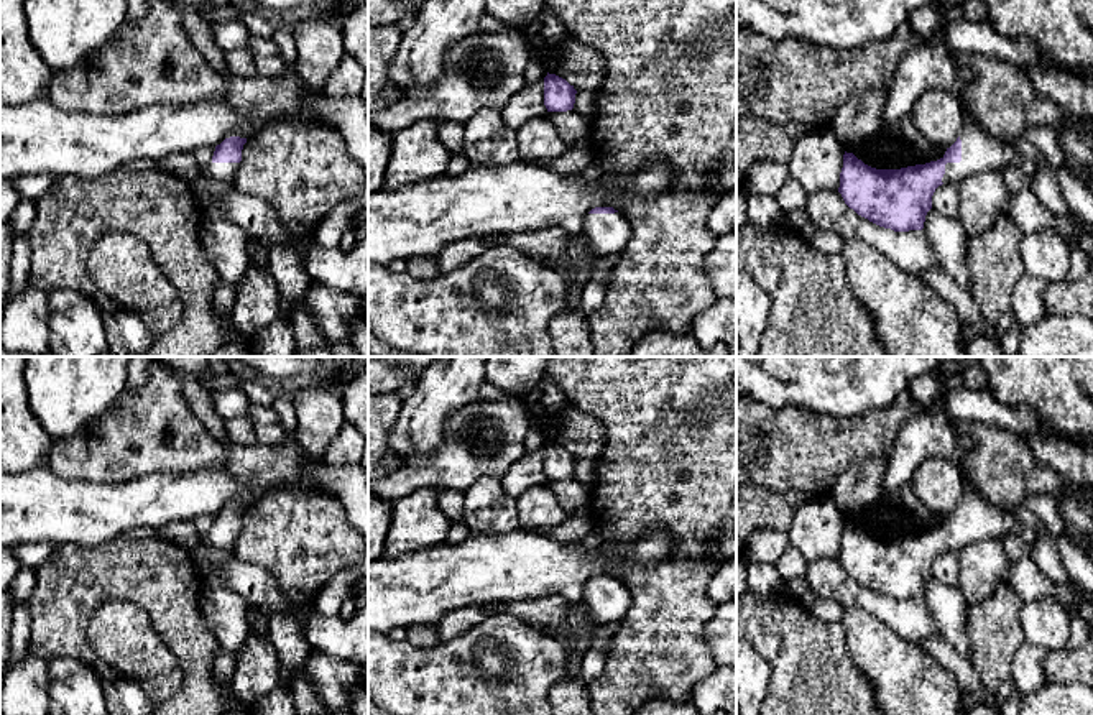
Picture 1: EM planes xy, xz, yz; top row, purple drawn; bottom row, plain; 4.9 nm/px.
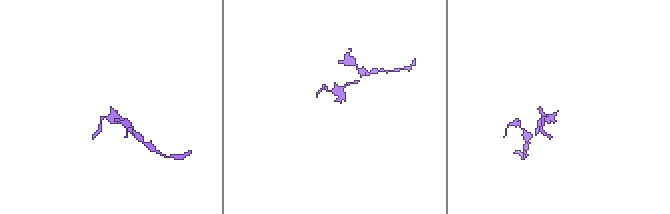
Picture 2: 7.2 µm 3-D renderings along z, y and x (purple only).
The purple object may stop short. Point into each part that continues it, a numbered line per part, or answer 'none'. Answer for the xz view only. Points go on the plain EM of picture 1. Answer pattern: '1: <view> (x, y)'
1: xz (608, 602)

